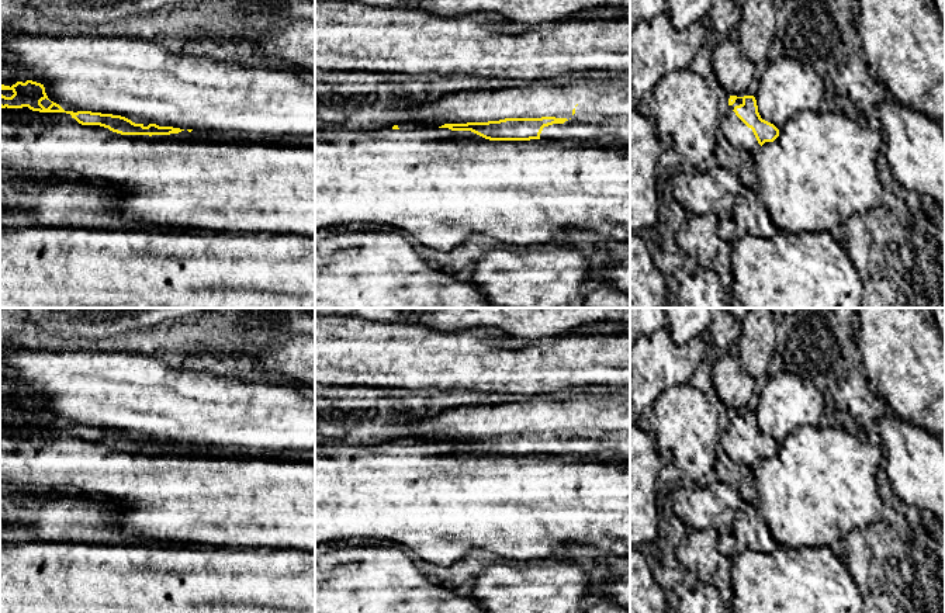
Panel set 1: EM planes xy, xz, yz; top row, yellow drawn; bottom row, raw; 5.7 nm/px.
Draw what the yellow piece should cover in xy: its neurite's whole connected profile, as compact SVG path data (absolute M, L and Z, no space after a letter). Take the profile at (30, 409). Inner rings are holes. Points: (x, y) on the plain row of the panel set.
M27 395L25 398L17 396L15 399L4 401L0 399L1 405L11 405L14 409L11 412L6 412L0 408L0 422L1 423L22 423L28 422L32 426L39 427L66 427L70 429L82 440L100 440L108 443L112 447L121 450L170 450L179 449L184 444L173 443L173 441L159 441L156 439L149 439L145 441L143 439L135 439L131 434L112 430L112 429L101 429L101 427L91 427L91 426L65 426L59 419L51 416L52 419L45 423L41 416L49 415L45 402L41 398Z

